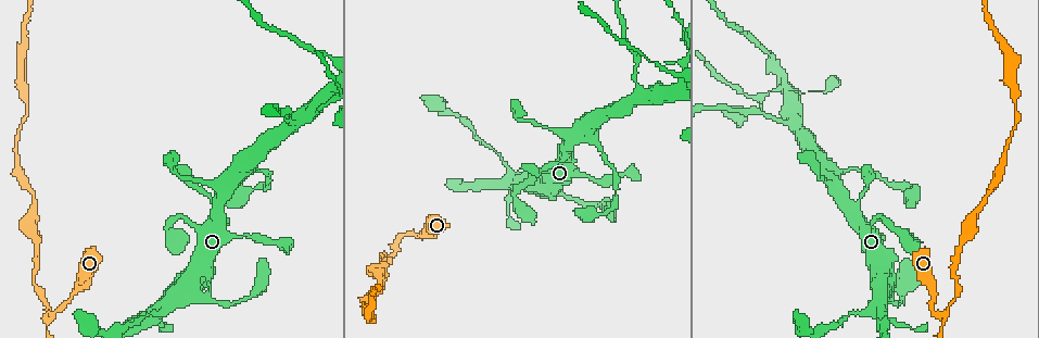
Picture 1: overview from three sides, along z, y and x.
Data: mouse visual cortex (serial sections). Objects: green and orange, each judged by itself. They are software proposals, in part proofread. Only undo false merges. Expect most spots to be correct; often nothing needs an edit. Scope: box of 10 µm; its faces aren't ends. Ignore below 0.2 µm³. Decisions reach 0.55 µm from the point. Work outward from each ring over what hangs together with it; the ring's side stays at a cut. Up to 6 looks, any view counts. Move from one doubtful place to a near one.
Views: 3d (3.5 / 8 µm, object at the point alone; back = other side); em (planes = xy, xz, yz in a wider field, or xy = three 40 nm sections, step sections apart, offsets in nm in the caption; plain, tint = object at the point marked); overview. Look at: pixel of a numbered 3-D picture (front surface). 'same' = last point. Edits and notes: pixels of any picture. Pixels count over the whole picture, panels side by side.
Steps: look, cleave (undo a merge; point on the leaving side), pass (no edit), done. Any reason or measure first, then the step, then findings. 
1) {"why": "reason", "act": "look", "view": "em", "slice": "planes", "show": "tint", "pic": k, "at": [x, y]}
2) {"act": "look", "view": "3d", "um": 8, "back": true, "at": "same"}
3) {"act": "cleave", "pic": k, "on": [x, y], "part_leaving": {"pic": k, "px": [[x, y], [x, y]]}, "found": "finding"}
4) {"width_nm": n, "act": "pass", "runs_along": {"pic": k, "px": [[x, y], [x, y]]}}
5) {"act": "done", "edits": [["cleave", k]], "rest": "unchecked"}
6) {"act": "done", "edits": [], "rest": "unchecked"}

{"why": "side arm on a straight run", "act": "look", "view": "3d", "um": 3.5, "pic": 1, "at": [941, 313]}

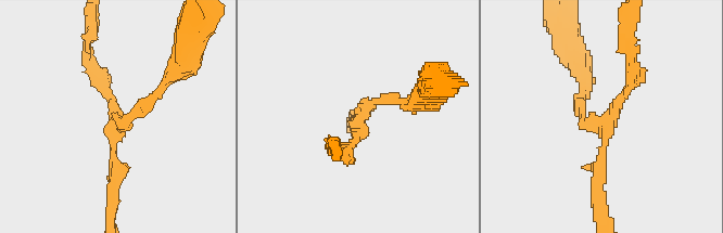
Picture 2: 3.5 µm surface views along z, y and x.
{"arms": 3, "arm_widths_nm": [150, 150, 150], "act": "look", "view": "em", "slice": "xy", "step": 2, "show": "tint", "pic": 2, "at": [362, 120]}

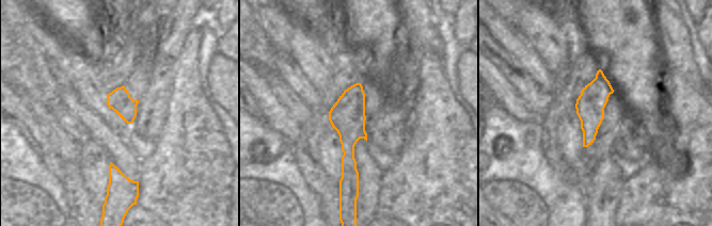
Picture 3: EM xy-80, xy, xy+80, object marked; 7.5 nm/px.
{"act": "pass", "runs_along": {"pic": 2, "px": [[407, 102], [370, 104], [338, 154]]}, "found": "one cell here"}

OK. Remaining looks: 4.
{"why": "thick turns thin", "act": "look", "view": "3d", "um": 3.5, "pic": 1, "at": [1014, 105]}

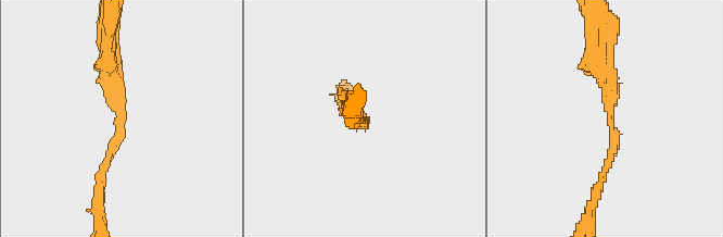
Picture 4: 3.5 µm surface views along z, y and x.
{"why": "shape alone is not enough", "act": "look", "view": "em", "slice": "xy", "step": 2, "show": "tint", "pic": 4, "at": [120, 115]}

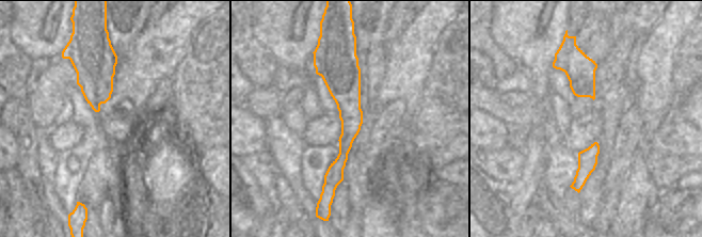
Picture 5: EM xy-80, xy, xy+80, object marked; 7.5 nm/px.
{"arm_widths_nm": [100, 300], "act": "pass", "runs_along": {"pic": 4, "px": [[101, 177], [121, 124], [108, 44]]}, "found": "one cell here"}

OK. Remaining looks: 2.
{"act": "done", "edits": [], "rest": "unchecked"}

